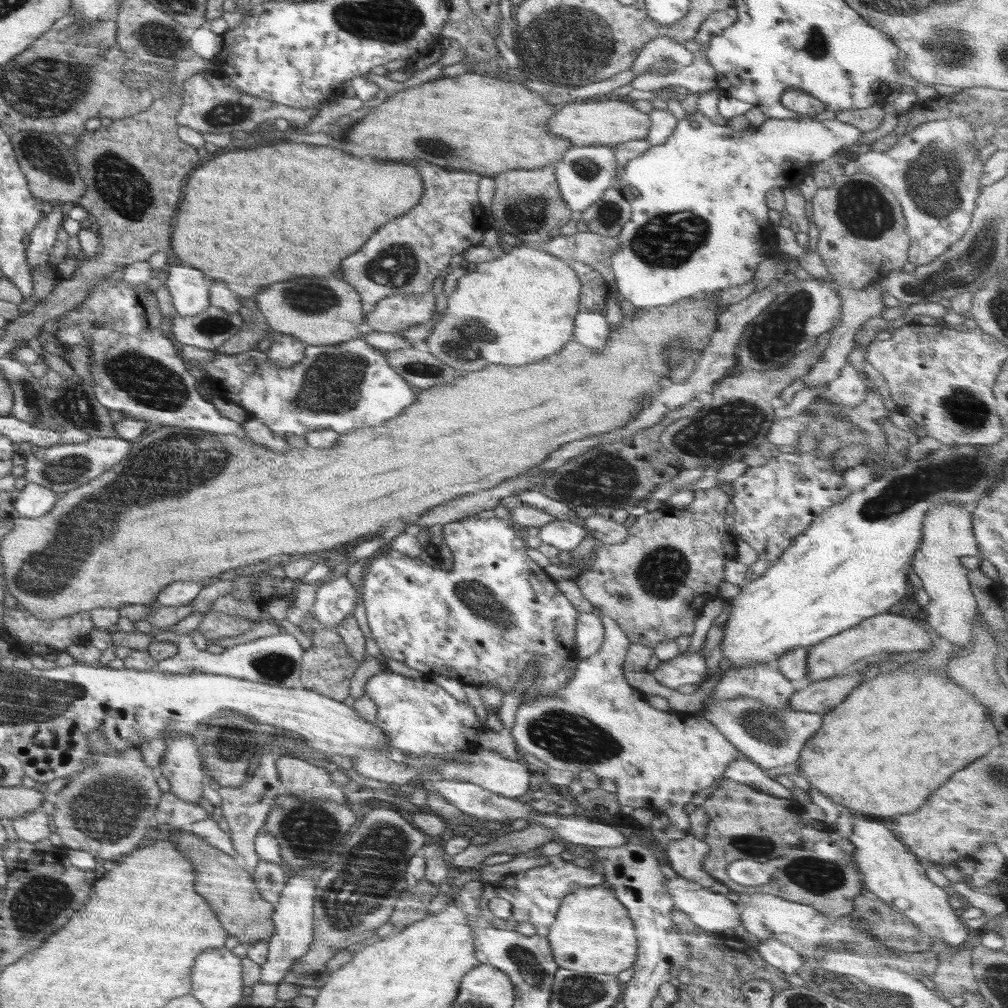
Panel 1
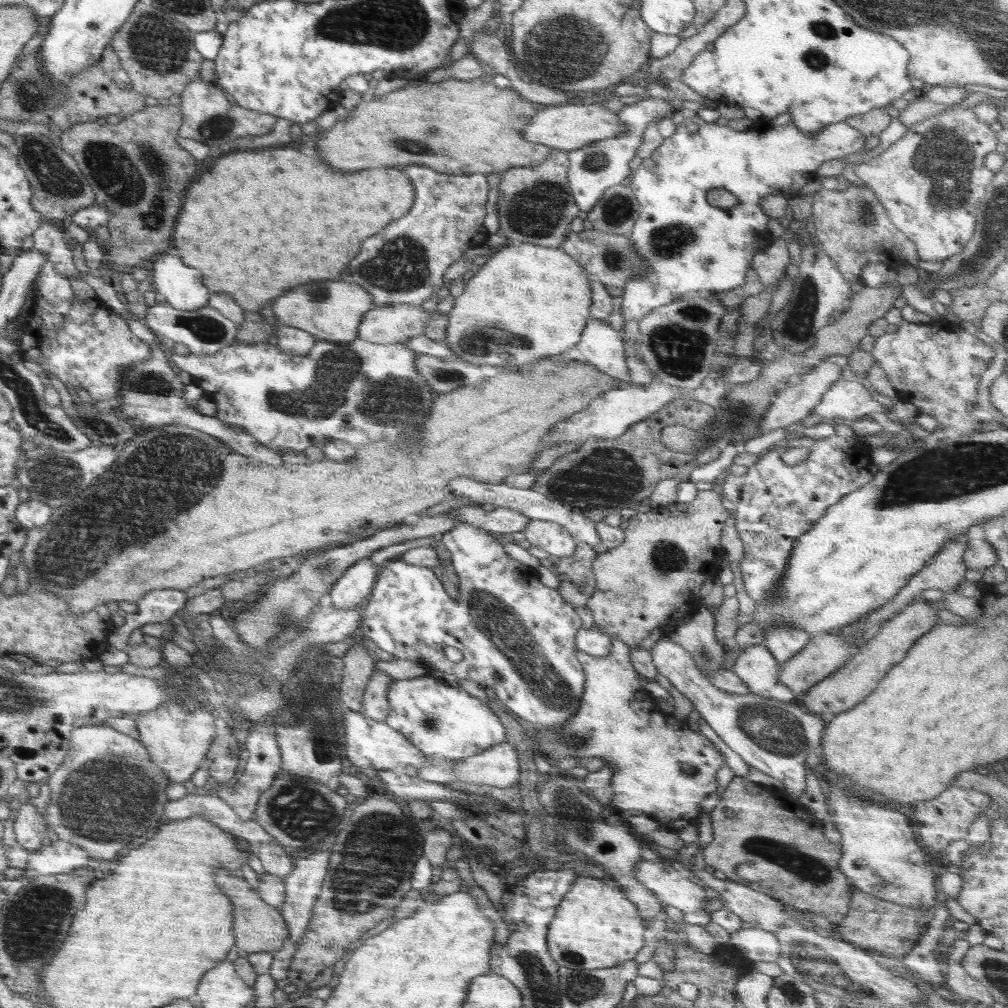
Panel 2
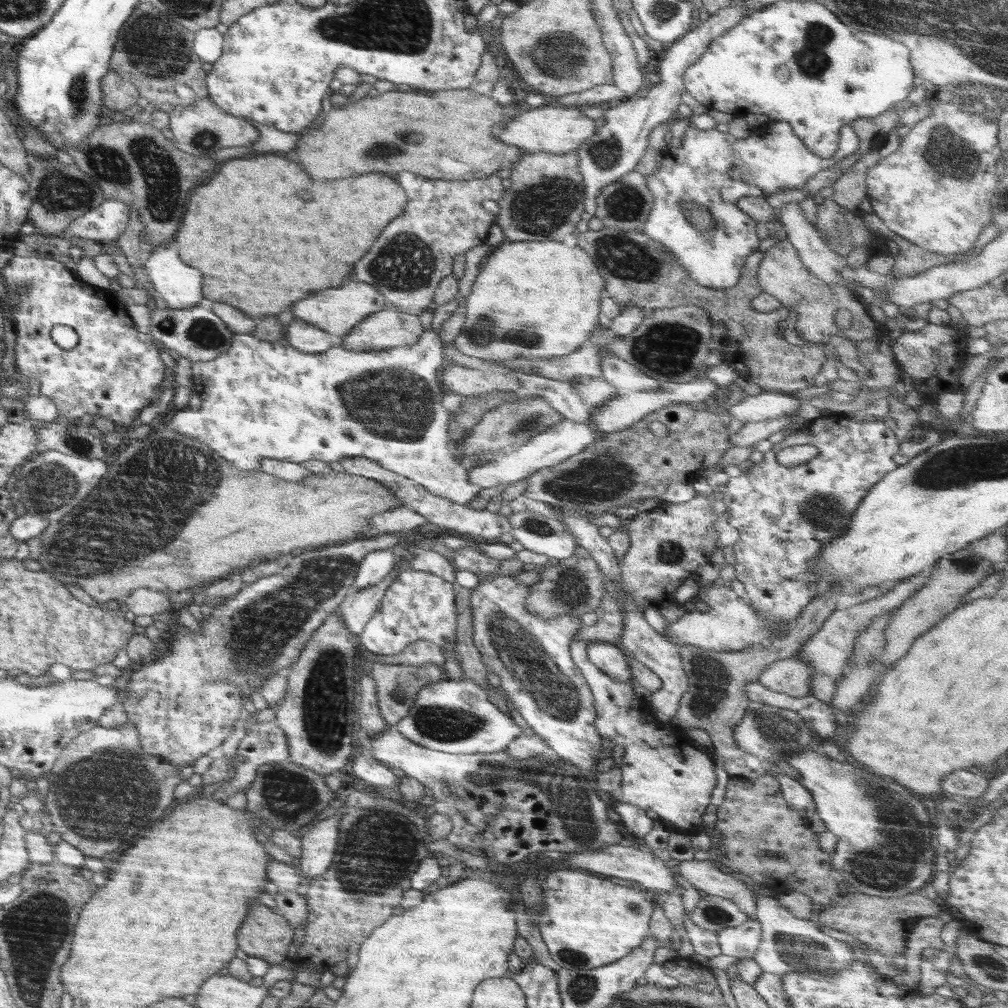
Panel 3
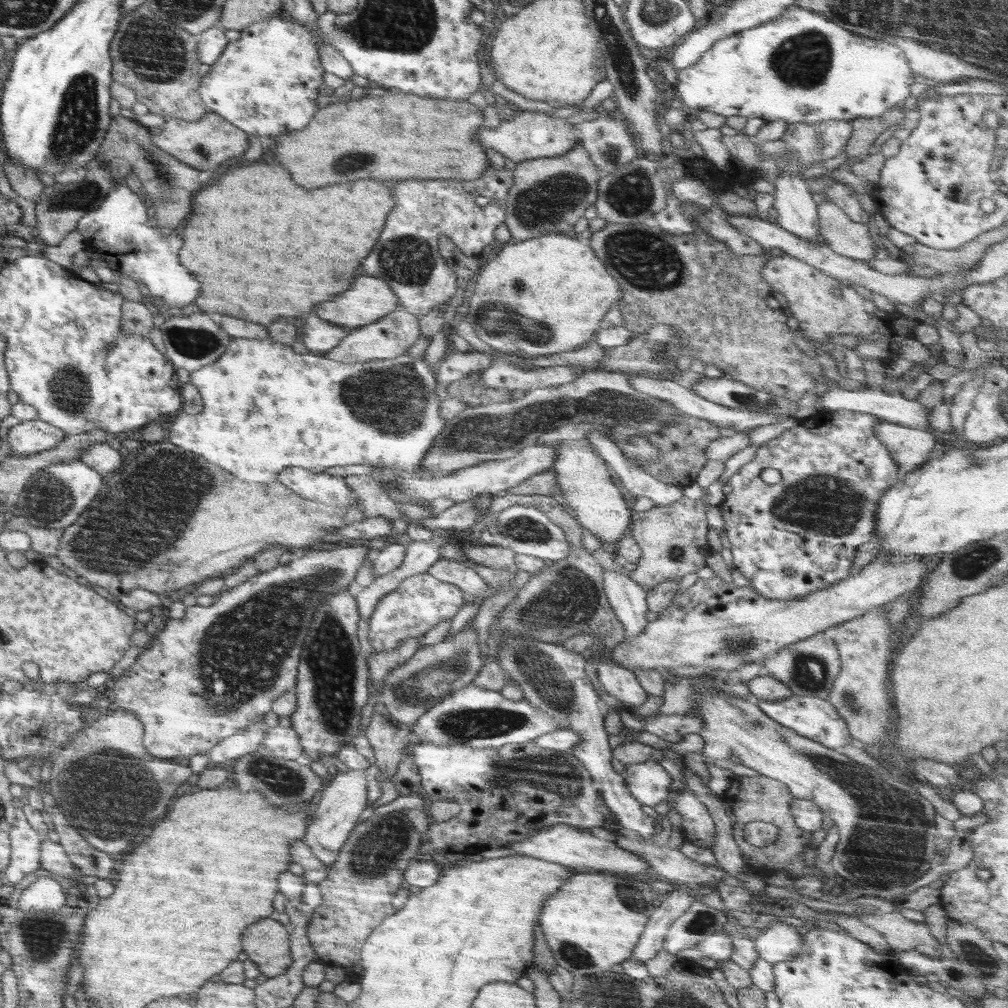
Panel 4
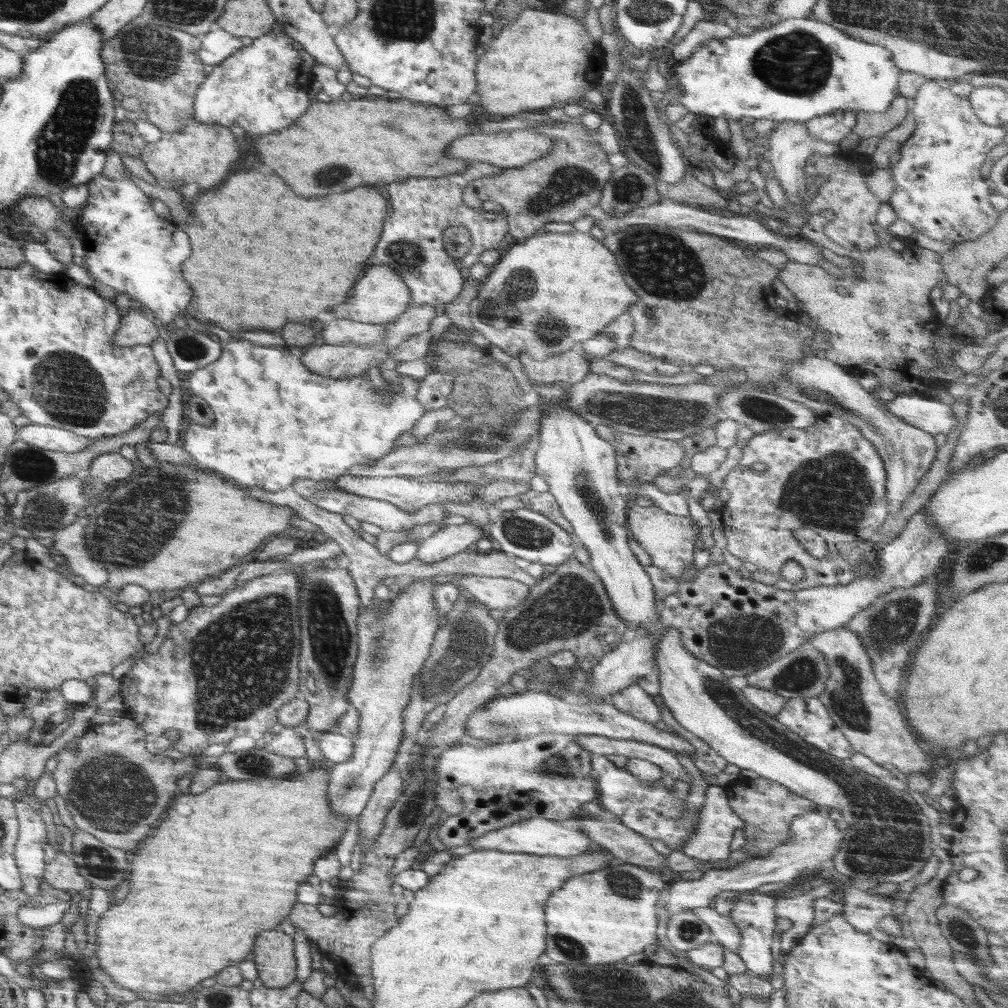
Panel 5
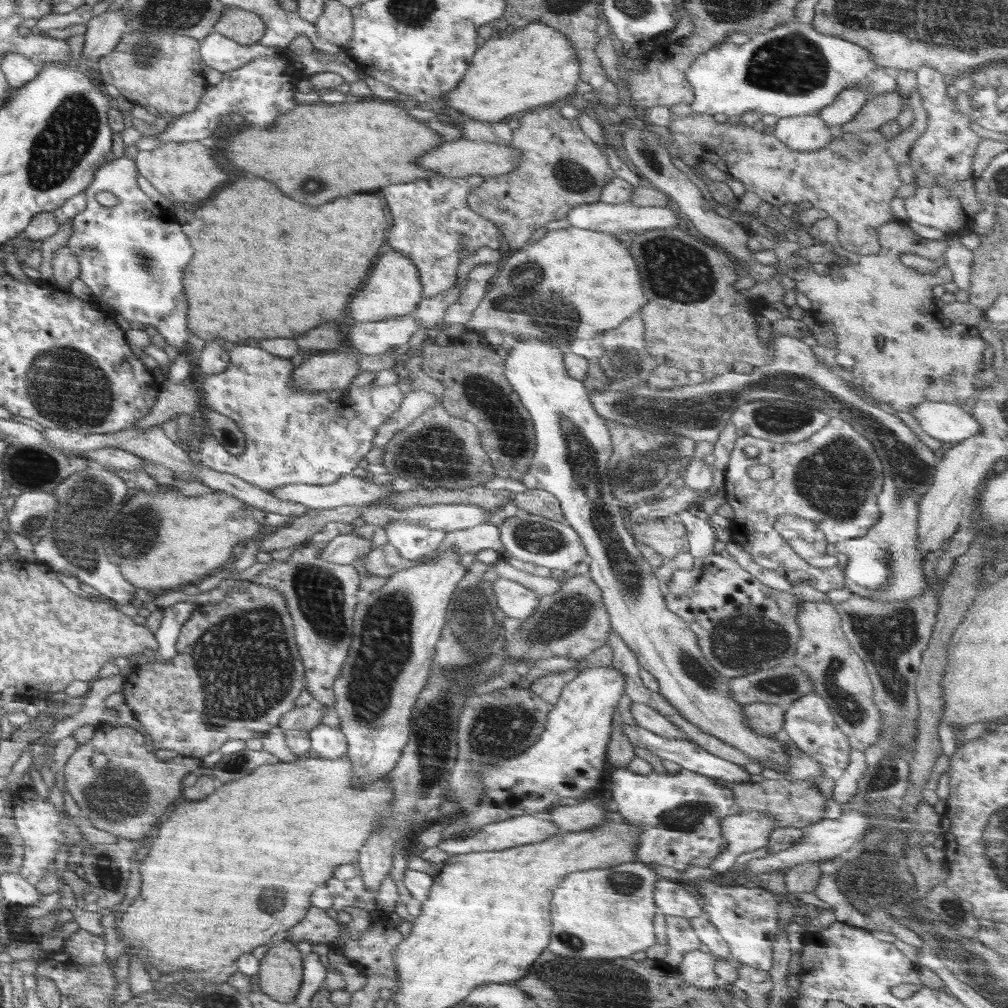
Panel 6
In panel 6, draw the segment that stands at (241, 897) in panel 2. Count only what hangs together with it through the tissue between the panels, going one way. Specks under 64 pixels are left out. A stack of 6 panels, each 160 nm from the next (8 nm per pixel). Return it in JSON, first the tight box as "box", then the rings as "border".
{"box":[259,941,303,1003],"border":[[[283,941],[270,946],[259,961],[259,986],[262,993],[282,1003],[292,1003],[302,984],[303,954],[293,943]]]}

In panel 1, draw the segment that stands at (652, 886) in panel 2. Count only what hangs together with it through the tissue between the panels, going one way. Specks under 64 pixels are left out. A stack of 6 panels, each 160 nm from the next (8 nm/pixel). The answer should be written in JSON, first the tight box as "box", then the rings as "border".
{"box":[663,874,740,933],"border":[[[678,874],[663,884],[672,895],[675,910],[686,913],[703,930],[724,933],[728,928],[734,930],[740,926],[740,909],[729,896],[718,894]]]}

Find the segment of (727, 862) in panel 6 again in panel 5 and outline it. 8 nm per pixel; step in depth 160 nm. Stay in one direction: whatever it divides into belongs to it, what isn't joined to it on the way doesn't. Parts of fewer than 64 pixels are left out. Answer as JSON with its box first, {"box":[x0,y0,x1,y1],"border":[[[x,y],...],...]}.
{"box":[682,785,745,862],"border":[[[709,785],[706,788],[704,804],[699,810],[698,822],[682,850],[686,856],[698,858],[704,862],[726,860],[731,852],[730,842],[732,842],[734,832],[739,828],[742,829],[743,826],[745,822],[730,808],[725,790],[721,786]]]}

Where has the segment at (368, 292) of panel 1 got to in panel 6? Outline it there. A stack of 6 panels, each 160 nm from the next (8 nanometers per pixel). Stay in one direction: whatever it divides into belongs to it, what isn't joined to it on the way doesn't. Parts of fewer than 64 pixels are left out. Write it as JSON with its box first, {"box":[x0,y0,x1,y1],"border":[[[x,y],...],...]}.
{"box":[384,174,504,299],"border":[[[436,174],[384,188],[384,201],[391,219],[391,227],[387,230],[384,246],[392,246],[392,248],[386,249],[402,254],[404,258],[408,258],[417,267],[423,286],[422,296],[424,299],[436,296],[436,294],[440,294],[456,284],[456,268],[462,261],[459,254],[462,249],[468,249],[472,252],[481,246],[499,249],[500,239],[504,237],[501,230],[487,218],[476,214],[467,203],[468,193],[480,186],[483,181],[484,178],[479,174],[473,174],[468,178],[450,178]]]}

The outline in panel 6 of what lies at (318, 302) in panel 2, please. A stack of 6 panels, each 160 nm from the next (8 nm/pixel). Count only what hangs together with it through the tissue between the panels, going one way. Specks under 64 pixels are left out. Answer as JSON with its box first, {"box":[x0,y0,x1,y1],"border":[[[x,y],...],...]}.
{"box":[350,252,423,322],"border":[[[384,252],[384,256],[376,262],[364,290],[354,296],[350,316],[357,322],[372,322],[410,315],[423,299],[422,289],[419,270],[408,258],[398,252]]]}

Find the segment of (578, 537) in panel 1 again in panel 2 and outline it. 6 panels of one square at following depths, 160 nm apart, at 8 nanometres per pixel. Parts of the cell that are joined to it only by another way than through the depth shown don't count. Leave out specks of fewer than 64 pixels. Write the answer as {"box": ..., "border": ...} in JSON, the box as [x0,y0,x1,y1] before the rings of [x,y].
{"box":[523,519,577,560],"border":[[[530,519],[530,524],[523,532],[532,546],[538,546],[561,560],[574,554],[577,542],[564,527],[556,522]]]}

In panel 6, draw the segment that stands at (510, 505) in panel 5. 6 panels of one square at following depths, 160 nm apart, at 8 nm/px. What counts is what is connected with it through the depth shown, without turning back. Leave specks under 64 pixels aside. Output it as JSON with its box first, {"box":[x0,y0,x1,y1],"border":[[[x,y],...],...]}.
{"box":[511,488,565,522],"border":[[[541,488],[528,489],[527,492],[514,494],[511,501],[520,508],[520,512],[540,514],[542,517],[556,522],[565,522],[558,500],[551,493]]]}

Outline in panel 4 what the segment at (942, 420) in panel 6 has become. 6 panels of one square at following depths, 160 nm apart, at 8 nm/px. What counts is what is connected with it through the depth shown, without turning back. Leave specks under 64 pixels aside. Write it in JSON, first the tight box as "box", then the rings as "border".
{"box":[818,386,930,429],"border":[[[835,386],[824,393],[821,398],[818,397],[818,400],[822,400],[822,406],[828,411],[848,409],[854,412],[868,413],[888,422],[913,429],[925,429],[929,424],[928,415],[930,412],[927,411],[927,408],[923,404],[920,404],[917,400],[908,400],[899,392],[887,392],[883,390],[883,387],[874,388],[868,386],[865,390],[845,390]]]}

